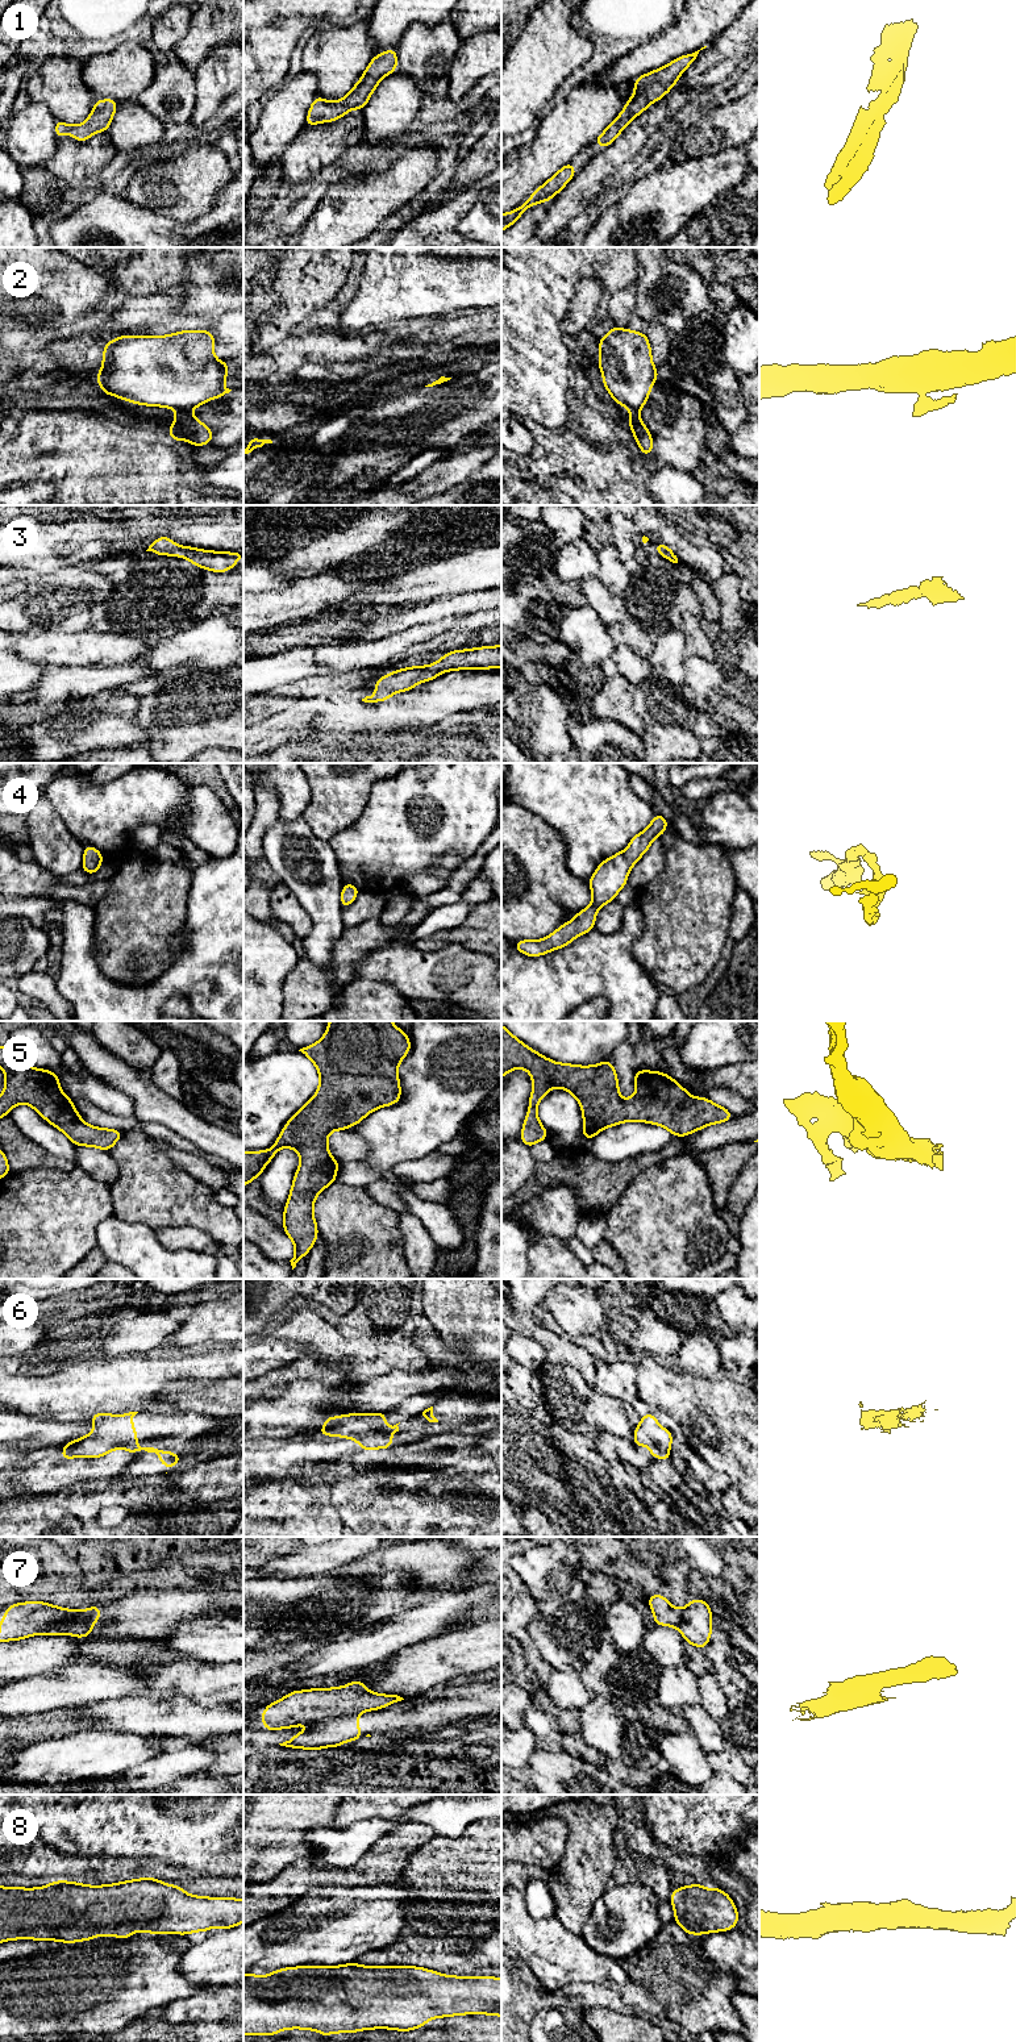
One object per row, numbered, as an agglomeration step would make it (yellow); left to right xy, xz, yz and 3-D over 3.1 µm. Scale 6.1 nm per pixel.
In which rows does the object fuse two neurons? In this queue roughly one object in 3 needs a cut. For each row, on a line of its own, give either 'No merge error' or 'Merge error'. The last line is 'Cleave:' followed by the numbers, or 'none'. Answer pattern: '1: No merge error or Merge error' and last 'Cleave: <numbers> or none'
1: No merge error
2: Merge error
3: No merge error
4: No merge error
5: No merge error
6: Merge error
7: Merge error
8: No merge error
Cleave: 2, 6, 7

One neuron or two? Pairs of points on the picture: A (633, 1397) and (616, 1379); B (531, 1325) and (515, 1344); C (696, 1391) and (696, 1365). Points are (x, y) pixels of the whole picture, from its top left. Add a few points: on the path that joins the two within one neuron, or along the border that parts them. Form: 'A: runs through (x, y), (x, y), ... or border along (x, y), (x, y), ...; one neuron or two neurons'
A: runs through (629, 1394), (620, 1383); one neuron
B: border along (515, 1332), (537, 1341), (546, 1354); two neurons
C: border along (694, 1375), (704, 1378), (716, 1376); two neurons

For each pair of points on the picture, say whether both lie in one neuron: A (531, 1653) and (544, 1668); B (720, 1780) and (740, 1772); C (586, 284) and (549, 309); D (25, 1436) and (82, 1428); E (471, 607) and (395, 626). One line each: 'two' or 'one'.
A: one
B: two
C: two
D: one
E: one

